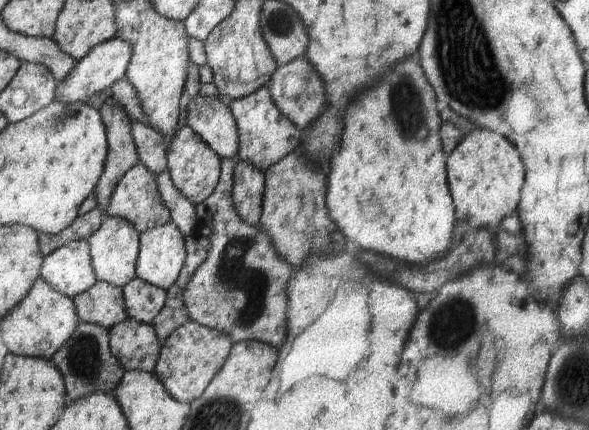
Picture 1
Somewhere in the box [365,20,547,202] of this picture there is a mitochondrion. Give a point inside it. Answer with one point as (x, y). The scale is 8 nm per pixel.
(406, 105)

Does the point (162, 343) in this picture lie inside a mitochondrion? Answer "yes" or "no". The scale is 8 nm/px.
no

